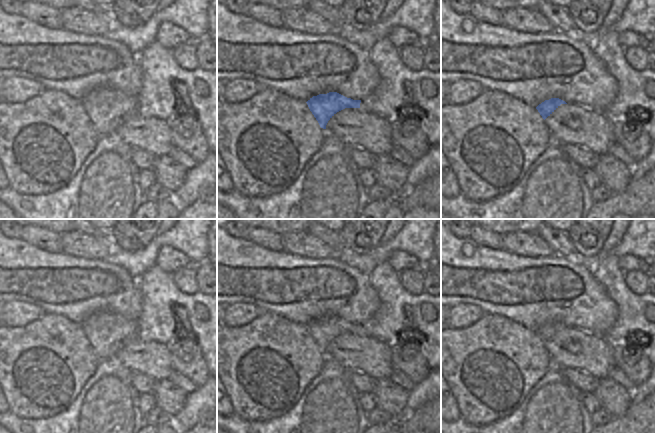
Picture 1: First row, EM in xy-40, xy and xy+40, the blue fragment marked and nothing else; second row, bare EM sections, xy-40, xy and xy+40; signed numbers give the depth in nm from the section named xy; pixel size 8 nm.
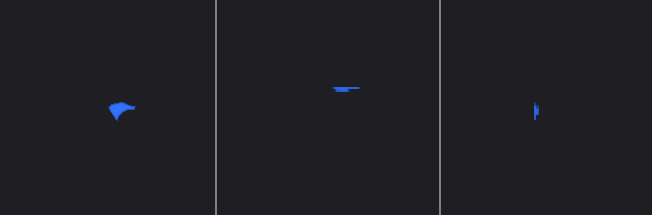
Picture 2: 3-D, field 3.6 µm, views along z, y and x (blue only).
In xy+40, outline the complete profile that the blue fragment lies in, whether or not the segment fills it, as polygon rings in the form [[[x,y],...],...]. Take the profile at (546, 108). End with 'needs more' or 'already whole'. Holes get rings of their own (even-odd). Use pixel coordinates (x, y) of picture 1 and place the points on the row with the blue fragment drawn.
[[[551,98],[549,100],[545,100],[541,104],[539,104],[536,109],[545,120],[548,116],[550,116],[561,104],[567,104],[565,101],[559,98]]]; already whole

